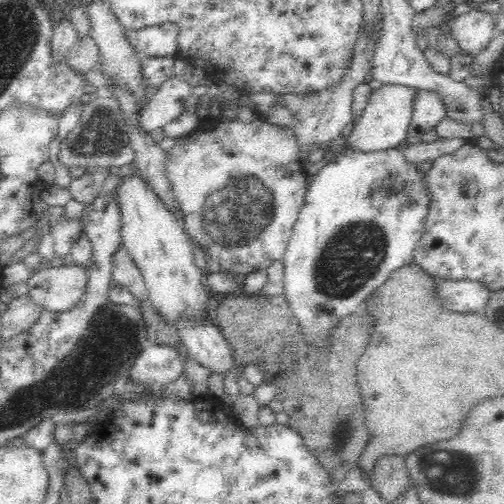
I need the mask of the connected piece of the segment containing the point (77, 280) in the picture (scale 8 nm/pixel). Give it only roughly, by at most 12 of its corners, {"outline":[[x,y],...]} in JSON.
{"outline":[[64,262],[27,280],[47,311],[70,310],[88,285],[86,268]]}

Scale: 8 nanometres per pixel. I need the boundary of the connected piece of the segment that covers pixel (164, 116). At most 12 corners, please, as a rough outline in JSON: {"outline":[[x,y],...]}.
{"outline":[[171,77],[143,107],[149,131],[186,112],[191,86]]}

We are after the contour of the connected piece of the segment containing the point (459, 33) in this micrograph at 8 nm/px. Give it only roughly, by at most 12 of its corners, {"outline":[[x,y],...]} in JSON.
{"outline":[[494,14],[454,16],[449,29],[475,56],[495,38]]}

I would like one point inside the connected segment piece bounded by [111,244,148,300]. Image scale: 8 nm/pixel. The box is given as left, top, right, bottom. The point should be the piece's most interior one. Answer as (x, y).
(125, 273)

